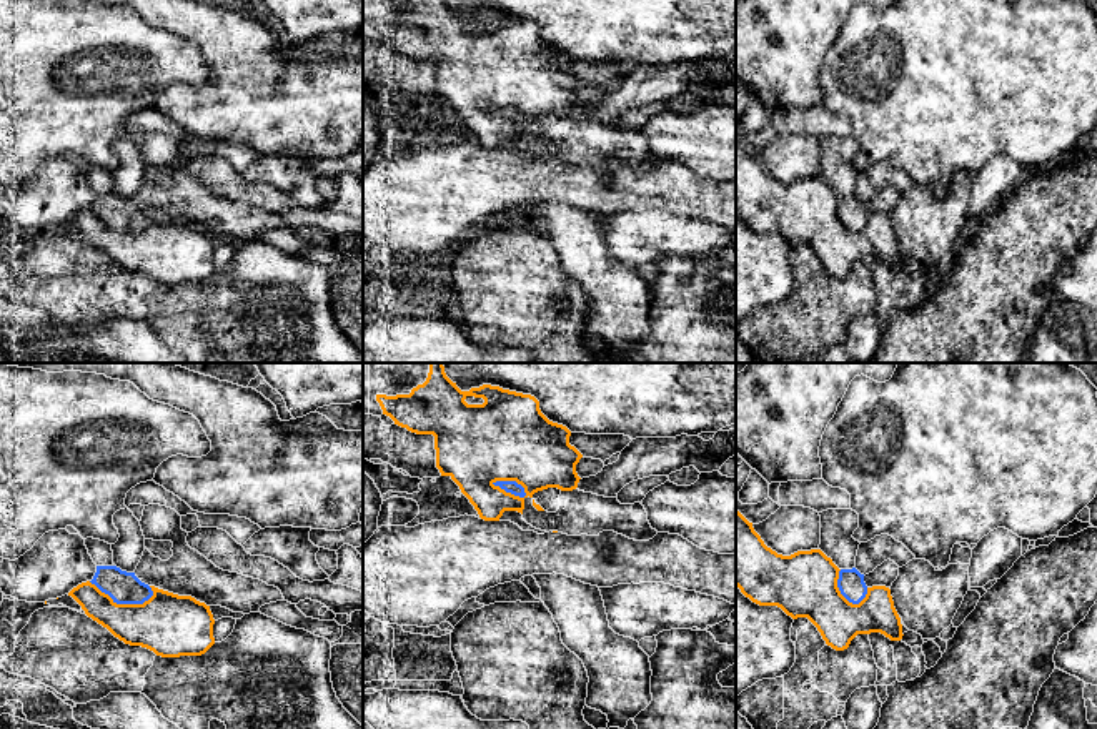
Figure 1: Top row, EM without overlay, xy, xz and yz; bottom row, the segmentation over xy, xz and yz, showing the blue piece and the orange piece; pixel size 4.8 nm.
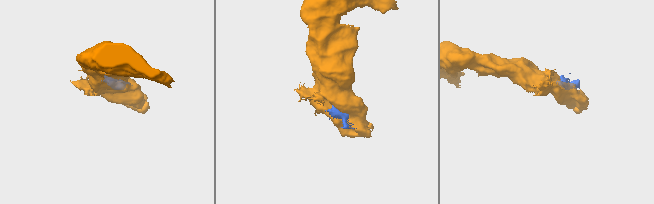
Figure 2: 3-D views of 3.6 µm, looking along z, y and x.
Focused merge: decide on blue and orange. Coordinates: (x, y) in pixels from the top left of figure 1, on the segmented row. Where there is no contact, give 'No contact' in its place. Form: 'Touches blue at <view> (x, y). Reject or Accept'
Touches blue at xy (122, 603). Reject

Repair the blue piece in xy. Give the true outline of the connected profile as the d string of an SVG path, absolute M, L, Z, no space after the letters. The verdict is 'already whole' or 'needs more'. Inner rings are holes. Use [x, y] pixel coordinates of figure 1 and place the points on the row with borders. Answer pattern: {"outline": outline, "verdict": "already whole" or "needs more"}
{"outline": "M67 529L45 533L15 561L0 558L0 589L27 603L45 603L68 594L90 581L117 604L143 604L153 596L135 573L117 566L97 566L85 539Z", "verdict": "needs more"}

